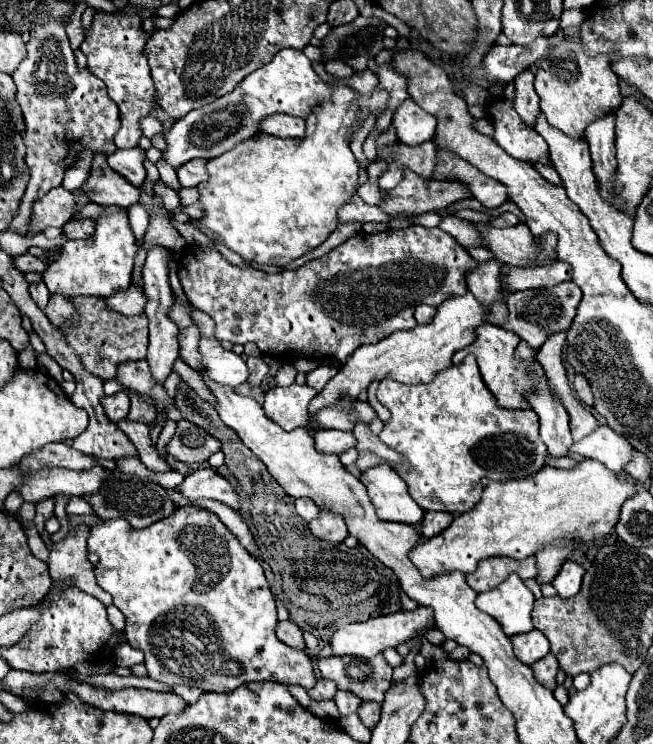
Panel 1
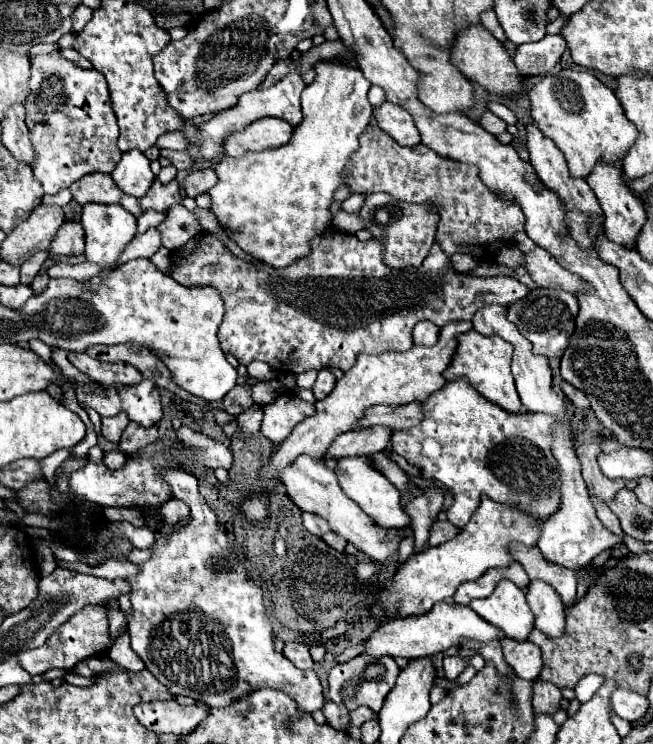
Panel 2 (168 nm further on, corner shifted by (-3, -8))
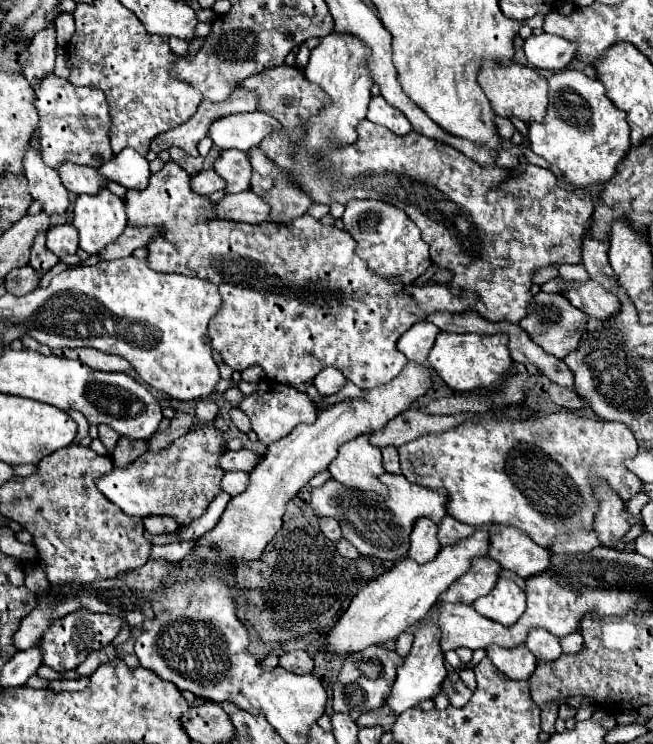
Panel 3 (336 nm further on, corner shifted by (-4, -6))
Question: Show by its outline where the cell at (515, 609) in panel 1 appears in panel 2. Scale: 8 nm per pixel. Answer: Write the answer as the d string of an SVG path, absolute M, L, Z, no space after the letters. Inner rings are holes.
M500 580L492 596L472 600L470 608L512 640L526 640L534 628L534 614L526 602L526 596L510 580Z

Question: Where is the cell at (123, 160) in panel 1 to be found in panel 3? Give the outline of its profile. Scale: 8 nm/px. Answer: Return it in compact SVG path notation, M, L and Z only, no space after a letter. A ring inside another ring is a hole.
M125 148L117 156L113 156L105 166L98 169L98 172L105 178L115 180L121 186L133 190L145 190L151 176L149 162L133 148Z

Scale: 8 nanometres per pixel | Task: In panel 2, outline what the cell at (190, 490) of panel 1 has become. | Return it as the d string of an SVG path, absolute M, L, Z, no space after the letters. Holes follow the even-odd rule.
M170 498L168 502L164 502L160 506L160 516L166 524L176 524L176 522L182 522L190 516L190 508L184 500L180 498Z

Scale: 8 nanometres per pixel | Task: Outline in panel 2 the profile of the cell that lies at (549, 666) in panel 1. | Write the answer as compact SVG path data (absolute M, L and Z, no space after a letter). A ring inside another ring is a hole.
M536 680L534 682L534 696L532 696L532 706L536 712L544 714L554 714L560 708L562 694L552 682Z

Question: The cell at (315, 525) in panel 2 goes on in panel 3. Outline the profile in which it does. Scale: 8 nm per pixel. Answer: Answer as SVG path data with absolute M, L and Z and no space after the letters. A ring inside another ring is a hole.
M321 518L319 520L319 528L321 532L331 540L331 542L339 542L341 540L341 528L333 518Z

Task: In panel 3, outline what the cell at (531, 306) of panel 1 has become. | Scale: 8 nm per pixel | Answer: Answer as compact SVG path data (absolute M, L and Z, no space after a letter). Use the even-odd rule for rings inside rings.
M539 292L531 304L529 304L529 314L519 322L521 328L529 332L529 336L551 356L555 358L565 358L573 350L577 350L581 336L585 334L589 316L581 310L577 310L563 294L545 294Z

